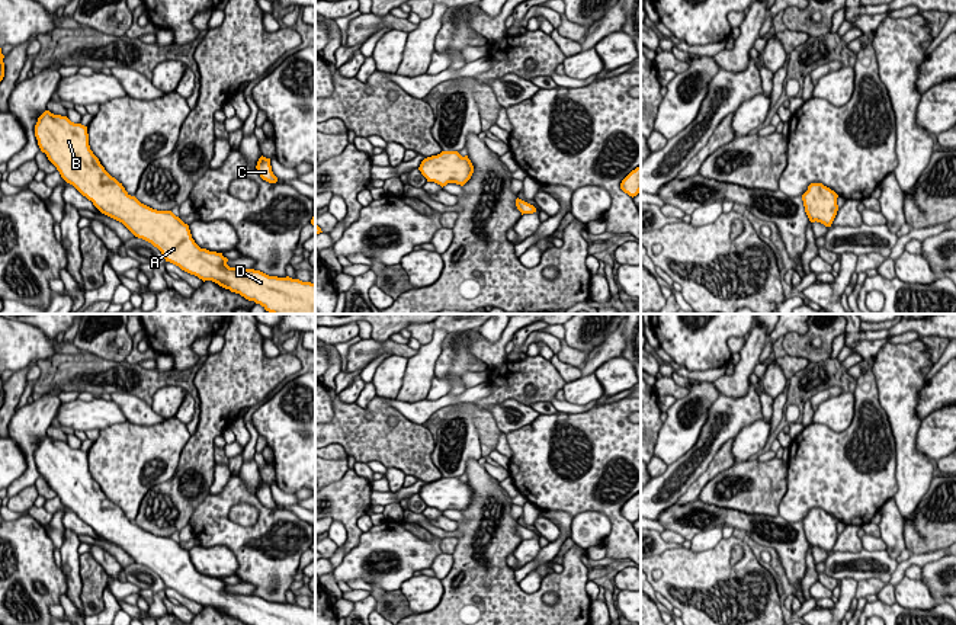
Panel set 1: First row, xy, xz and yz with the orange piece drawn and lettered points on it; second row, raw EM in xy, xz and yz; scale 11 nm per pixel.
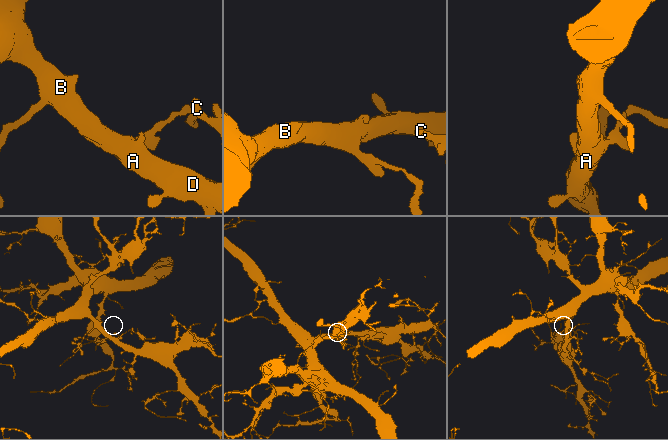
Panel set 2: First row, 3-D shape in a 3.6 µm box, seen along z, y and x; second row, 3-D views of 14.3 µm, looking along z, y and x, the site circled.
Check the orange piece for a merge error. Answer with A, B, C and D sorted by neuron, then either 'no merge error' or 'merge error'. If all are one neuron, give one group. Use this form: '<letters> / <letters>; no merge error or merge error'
A C D / B; merge error

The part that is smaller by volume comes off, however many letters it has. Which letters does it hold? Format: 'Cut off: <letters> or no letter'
Cut off: A, C, D

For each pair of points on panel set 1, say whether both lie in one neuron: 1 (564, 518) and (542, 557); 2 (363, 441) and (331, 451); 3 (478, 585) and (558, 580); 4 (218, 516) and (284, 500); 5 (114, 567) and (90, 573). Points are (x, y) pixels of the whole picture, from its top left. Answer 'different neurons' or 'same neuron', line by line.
1: same neuron
2: different neurons
3: same neuron
4: different neurons
5: different neurons

